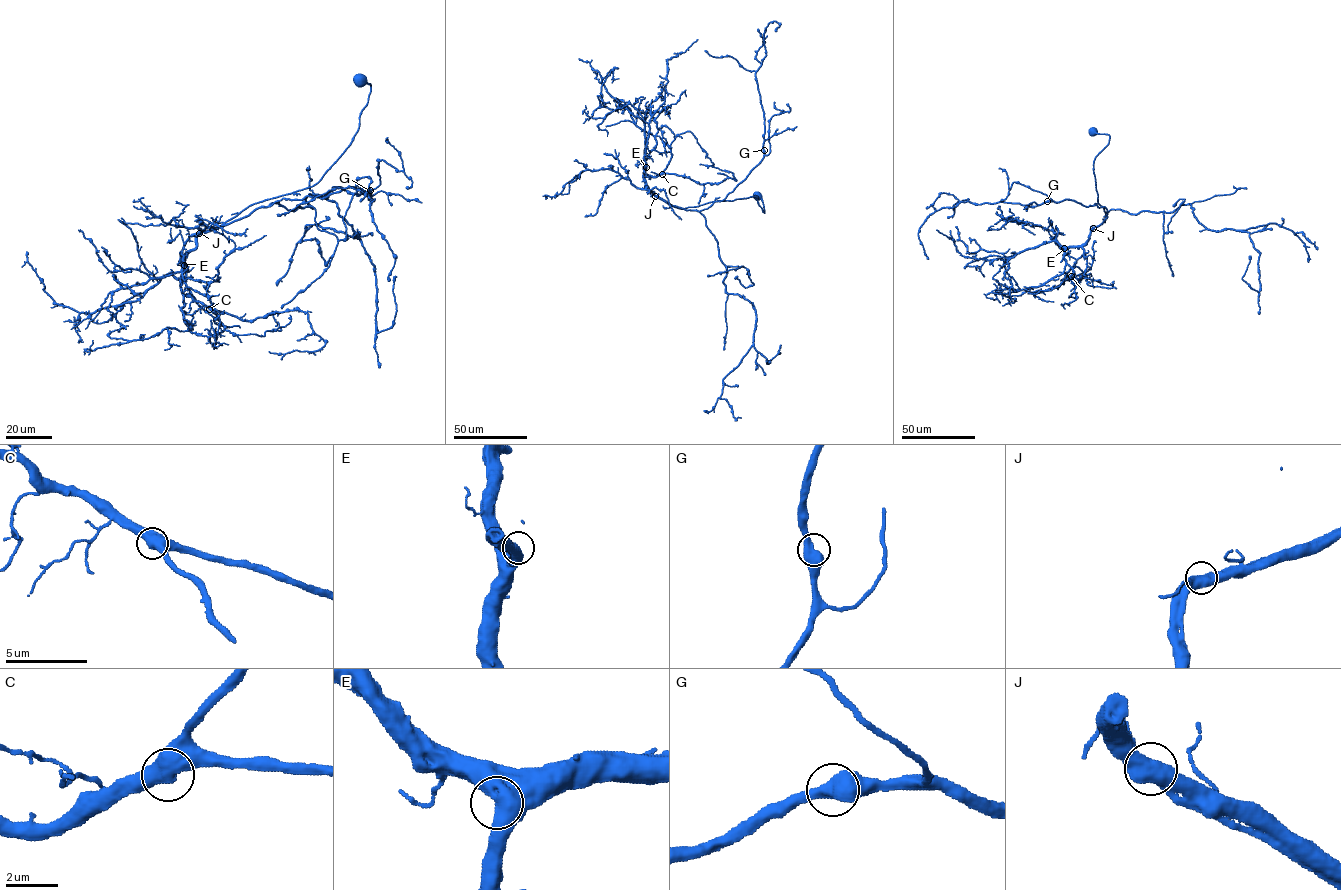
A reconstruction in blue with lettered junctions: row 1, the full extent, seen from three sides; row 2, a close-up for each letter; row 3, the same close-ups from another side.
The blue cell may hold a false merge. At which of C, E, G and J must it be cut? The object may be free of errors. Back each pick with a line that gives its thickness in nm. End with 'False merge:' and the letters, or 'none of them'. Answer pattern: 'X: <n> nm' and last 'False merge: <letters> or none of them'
False merge: none of them

